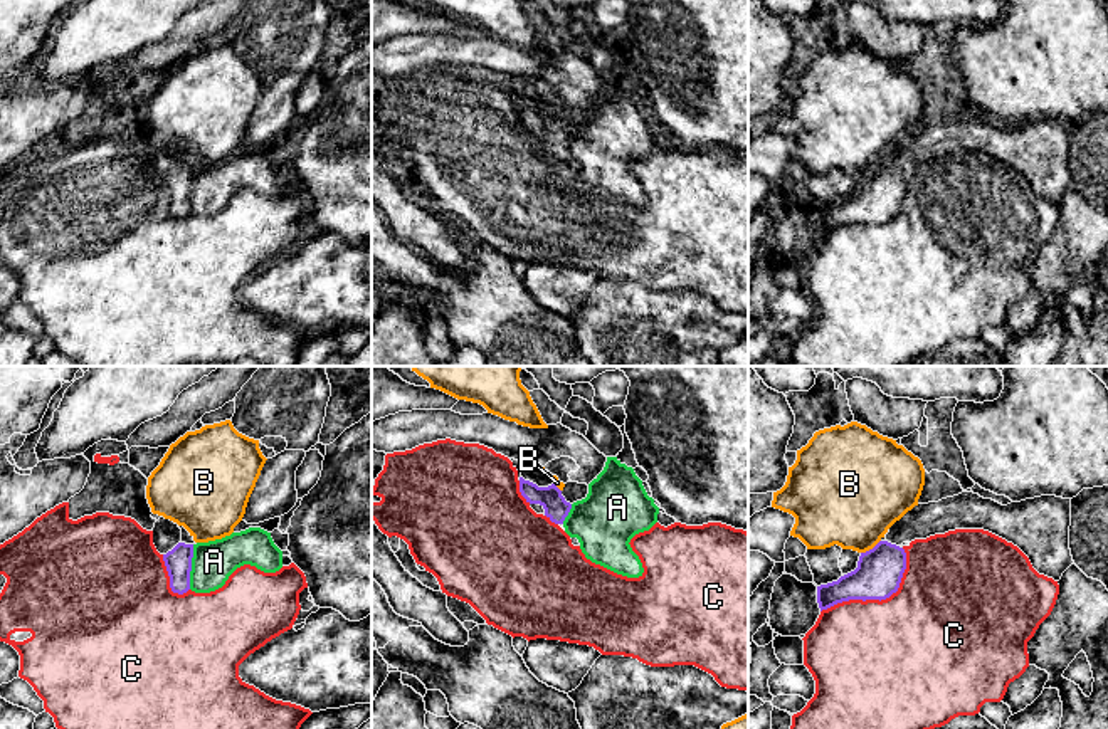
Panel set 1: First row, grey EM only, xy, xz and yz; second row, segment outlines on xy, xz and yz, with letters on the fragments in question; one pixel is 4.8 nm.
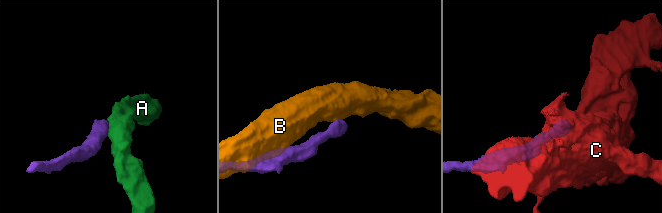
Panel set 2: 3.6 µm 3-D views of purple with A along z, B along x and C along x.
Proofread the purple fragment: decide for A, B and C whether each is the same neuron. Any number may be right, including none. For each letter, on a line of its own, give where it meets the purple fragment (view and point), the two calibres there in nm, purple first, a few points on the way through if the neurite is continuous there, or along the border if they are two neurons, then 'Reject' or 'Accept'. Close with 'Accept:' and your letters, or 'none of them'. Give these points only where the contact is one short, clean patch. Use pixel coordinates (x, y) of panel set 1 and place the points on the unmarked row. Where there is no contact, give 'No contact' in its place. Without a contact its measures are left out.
A: Touches purple at xy (190, 190). Thickness 130 nm (purple) against 200 nm. Boundary: xy (194, 168), (189, 212). Reject
B: Touches purple at yz (870, 173). Thickness 220 nm (purple) against 440 nm. Reject
C: Touches purple at yz (878, 222). Thickness 220 nm (purple) against 480 nm. Reject
Accept: none of them

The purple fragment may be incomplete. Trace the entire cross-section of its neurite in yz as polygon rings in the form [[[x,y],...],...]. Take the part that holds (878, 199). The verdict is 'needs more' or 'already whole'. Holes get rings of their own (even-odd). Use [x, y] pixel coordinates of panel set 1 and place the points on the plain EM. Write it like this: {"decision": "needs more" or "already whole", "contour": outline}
{"decision": "needs more", "contour": [[[973,116],[918,128],[896,144],[884,165],[861,176],[857,191],[817,210],[820,235],[849,223],[886,223],[906,193],[901,171],[955,153],[984,153],[1017,170],[1032,191],[1054,205],[1074,188],[1069,173],[1071,123],[1041,119],[1002,129]]]}

